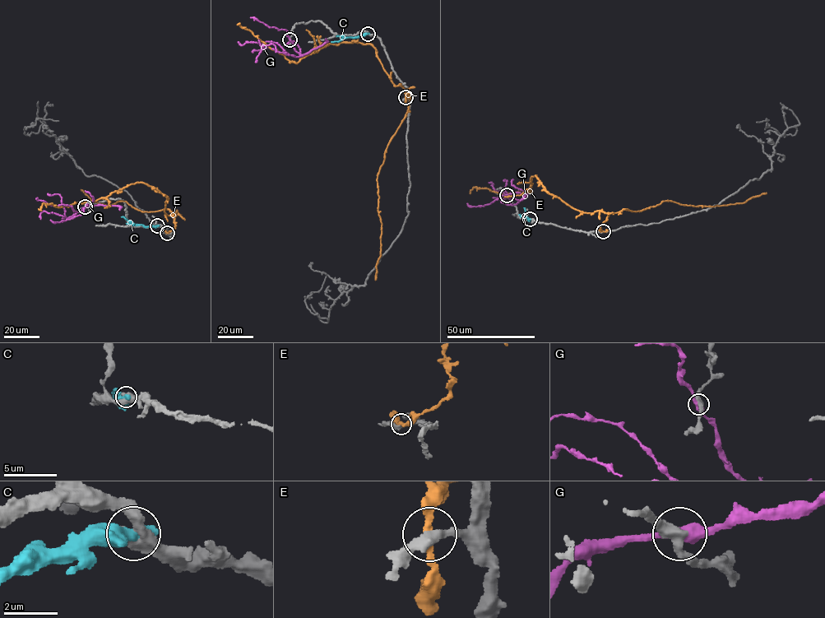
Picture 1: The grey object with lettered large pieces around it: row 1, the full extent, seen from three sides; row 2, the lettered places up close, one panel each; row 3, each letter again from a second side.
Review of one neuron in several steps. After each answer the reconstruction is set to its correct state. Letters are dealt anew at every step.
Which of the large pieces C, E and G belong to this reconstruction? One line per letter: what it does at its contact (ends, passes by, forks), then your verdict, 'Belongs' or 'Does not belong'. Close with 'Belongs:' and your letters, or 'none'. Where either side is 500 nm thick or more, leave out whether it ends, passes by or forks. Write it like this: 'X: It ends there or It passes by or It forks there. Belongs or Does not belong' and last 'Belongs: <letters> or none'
C: Does not belong
E: It passes by. Does not belong
G: It passes by. Does not belong
Belongs: none

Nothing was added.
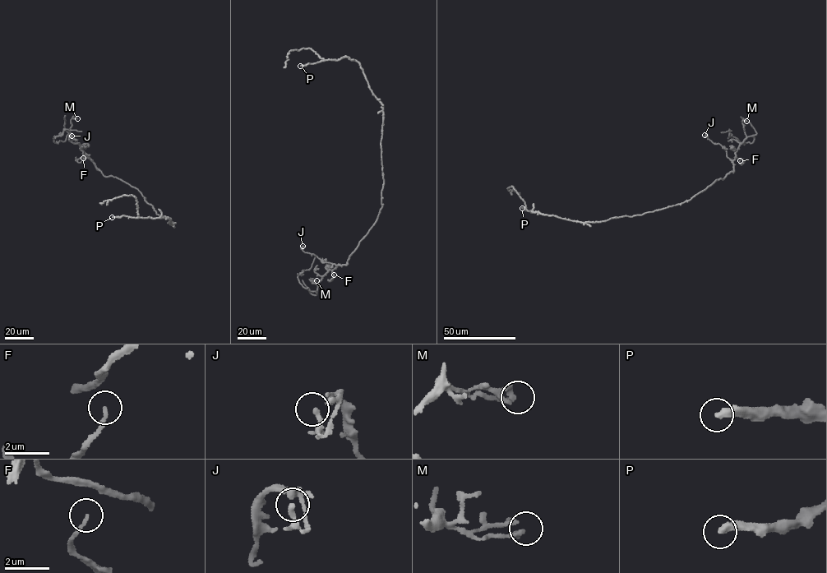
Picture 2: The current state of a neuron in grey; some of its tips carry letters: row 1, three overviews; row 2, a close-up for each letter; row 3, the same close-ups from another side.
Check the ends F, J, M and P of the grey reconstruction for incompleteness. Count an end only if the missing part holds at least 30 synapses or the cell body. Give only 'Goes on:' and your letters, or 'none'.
Goes on: P

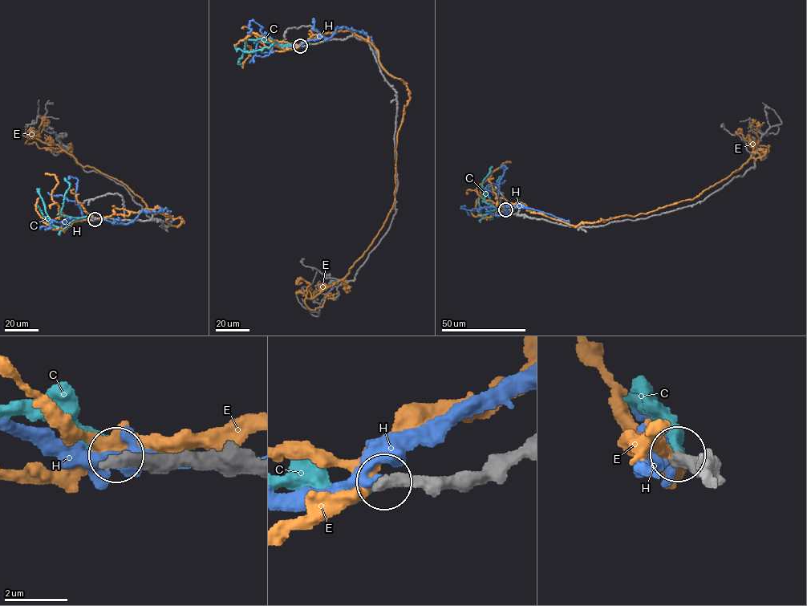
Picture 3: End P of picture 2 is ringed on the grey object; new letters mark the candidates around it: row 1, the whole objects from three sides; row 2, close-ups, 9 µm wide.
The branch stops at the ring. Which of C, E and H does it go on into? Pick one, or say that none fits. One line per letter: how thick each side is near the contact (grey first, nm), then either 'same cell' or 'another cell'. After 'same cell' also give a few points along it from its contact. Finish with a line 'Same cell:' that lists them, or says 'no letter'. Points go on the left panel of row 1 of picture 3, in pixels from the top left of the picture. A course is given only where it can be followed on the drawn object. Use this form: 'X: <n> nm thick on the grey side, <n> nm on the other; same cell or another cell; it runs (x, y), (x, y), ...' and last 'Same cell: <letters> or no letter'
C: 440 nm thick on the grey side, 400 nm on the other; same cell; it runs (95, 219), (90, 217), (77, 218), (66, 227), (55, 227), (46, 212), (40, 189)
E: 360 nm thick on the grey side, 360 nm on the other; another cell
H: 400 nm thick on the grey side, 320 nm on the other; another cell
Same cell: C

